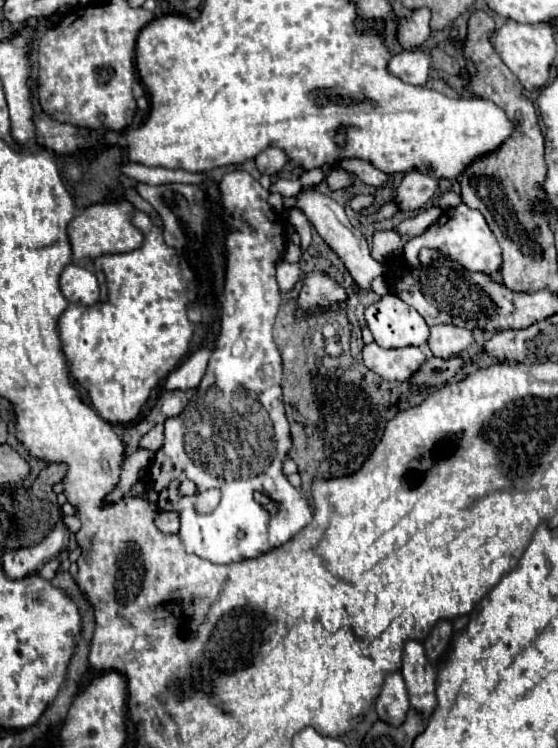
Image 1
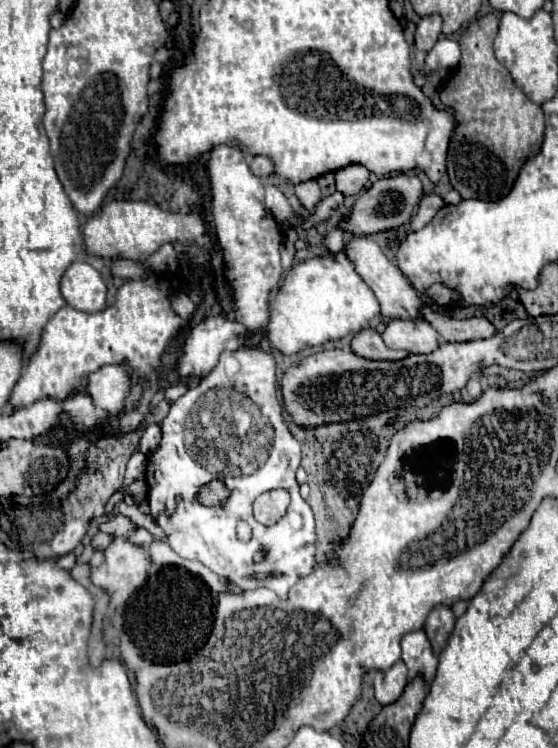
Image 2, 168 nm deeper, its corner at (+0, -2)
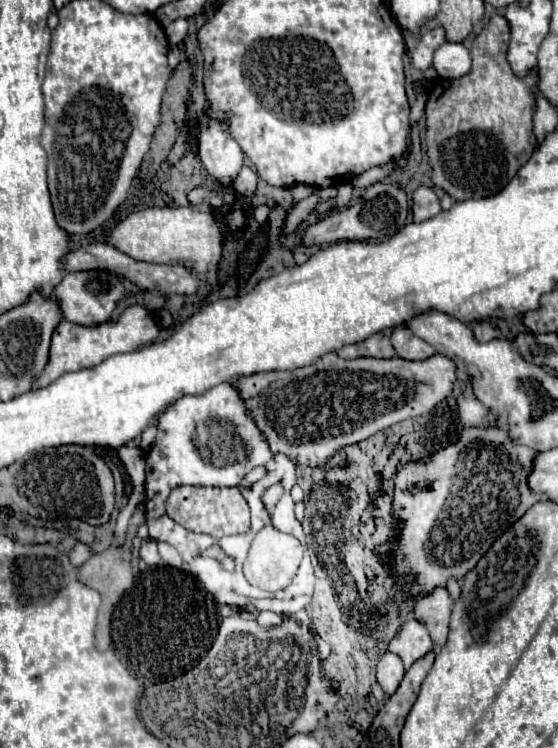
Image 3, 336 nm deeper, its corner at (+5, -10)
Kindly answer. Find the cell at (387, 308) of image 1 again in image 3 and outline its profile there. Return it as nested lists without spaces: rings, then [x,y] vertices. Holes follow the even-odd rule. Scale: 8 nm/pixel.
[[[405,326],[393,328],[391,344],[393,344],[397,356],[399,358],[405,358],[405,360],[425,360],[425,358],[429,358],[429,356],[435,354],[435,348],[433,346],[429,346],[425,340],[417,338]]]

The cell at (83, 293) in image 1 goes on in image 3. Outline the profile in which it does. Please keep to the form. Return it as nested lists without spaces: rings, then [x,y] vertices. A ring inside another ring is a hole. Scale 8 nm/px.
[[[93,270],[93,272],[67,272],[65,278],[61,280],[59,286],[55,286],[53,296],[59,302],[59,308],[65,316],[65,320],[83,324],[83,326],[93,326],[109,320],[117,300],[123,296],[123,286],[117,276],[103,272],[103,270]]]

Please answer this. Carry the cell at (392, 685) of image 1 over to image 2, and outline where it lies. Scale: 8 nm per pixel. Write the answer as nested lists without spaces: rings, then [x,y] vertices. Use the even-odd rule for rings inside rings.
[[[398,660],[394,666],[390,666],[386,670],[374,670],[372,684],[376,690],[376,700],[382,706],[396,702],[400,698],[400,694],[404,692],[404,686],[408,684],[406,664],[402,660]]]

